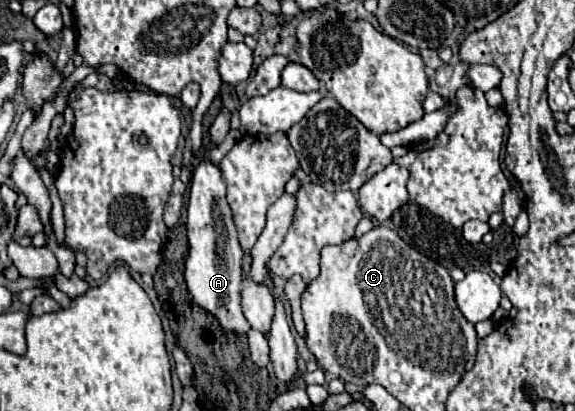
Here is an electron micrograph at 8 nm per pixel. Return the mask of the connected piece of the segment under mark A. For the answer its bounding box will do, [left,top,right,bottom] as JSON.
[185,161,249,333]

